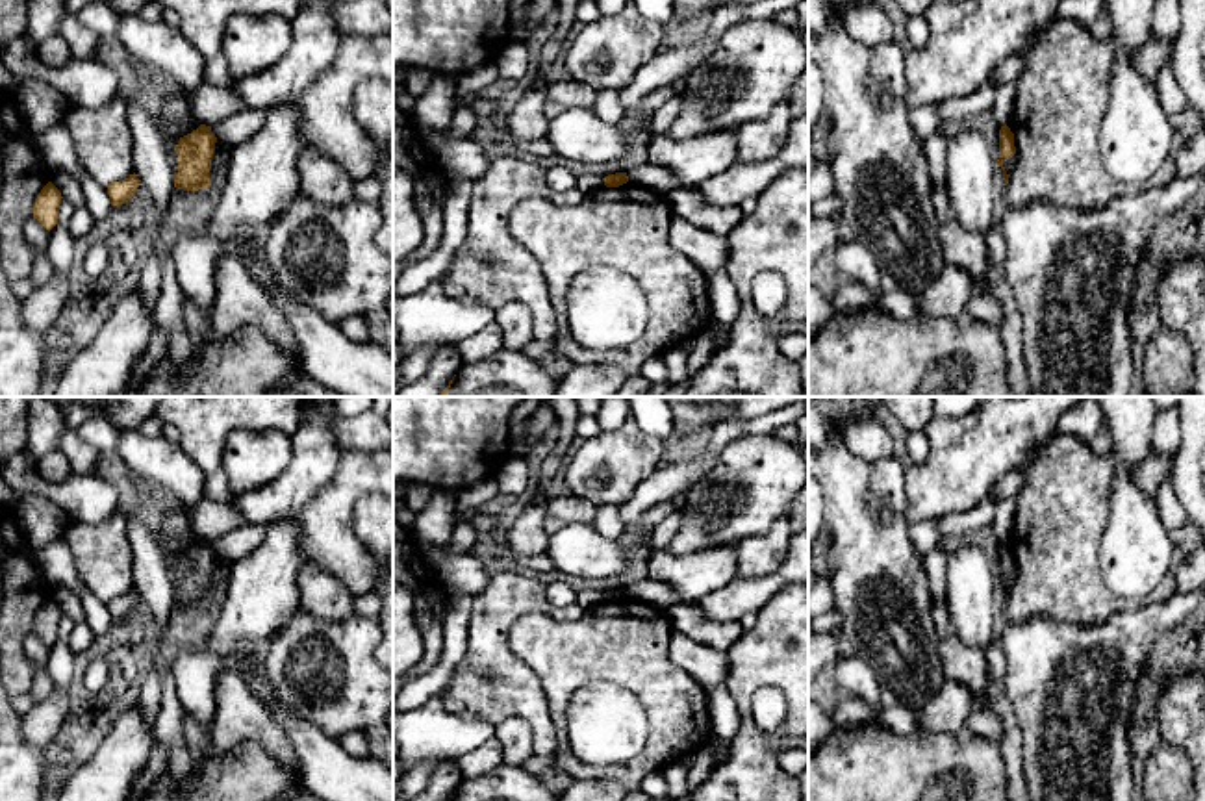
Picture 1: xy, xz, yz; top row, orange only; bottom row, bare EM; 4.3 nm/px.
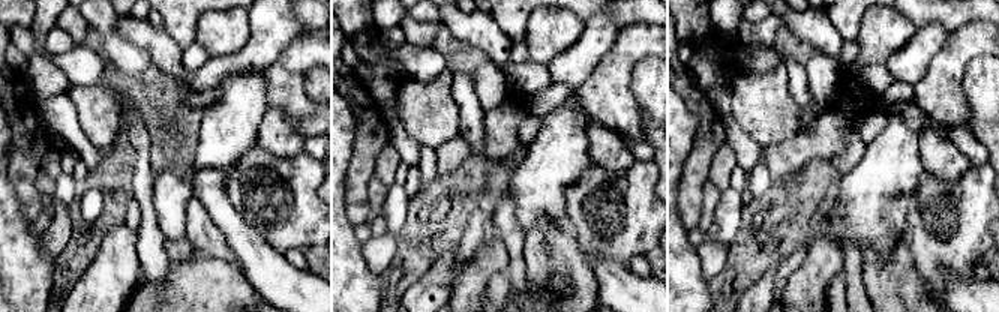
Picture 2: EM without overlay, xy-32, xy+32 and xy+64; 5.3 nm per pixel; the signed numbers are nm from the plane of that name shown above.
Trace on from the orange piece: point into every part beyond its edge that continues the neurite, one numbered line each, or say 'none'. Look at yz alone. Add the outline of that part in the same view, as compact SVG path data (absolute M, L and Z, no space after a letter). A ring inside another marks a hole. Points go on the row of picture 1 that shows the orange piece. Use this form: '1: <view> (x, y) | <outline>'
none

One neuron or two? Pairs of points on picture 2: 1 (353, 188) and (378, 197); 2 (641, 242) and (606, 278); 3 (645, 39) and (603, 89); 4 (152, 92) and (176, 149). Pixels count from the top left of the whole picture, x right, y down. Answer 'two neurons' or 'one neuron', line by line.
1: two neurons
2: two neurons
3: one neuron
4: two neurons

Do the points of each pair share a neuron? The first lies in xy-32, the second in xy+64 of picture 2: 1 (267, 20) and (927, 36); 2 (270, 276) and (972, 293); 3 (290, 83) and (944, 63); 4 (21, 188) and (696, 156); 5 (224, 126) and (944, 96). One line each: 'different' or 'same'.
1: same
2: same
3: same
4: same
5: different

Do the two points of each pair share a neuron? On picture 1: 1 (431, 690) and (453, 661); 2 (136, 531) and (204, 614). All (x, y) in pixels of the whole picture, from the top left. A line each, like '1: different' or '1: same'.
1: same
2: different

